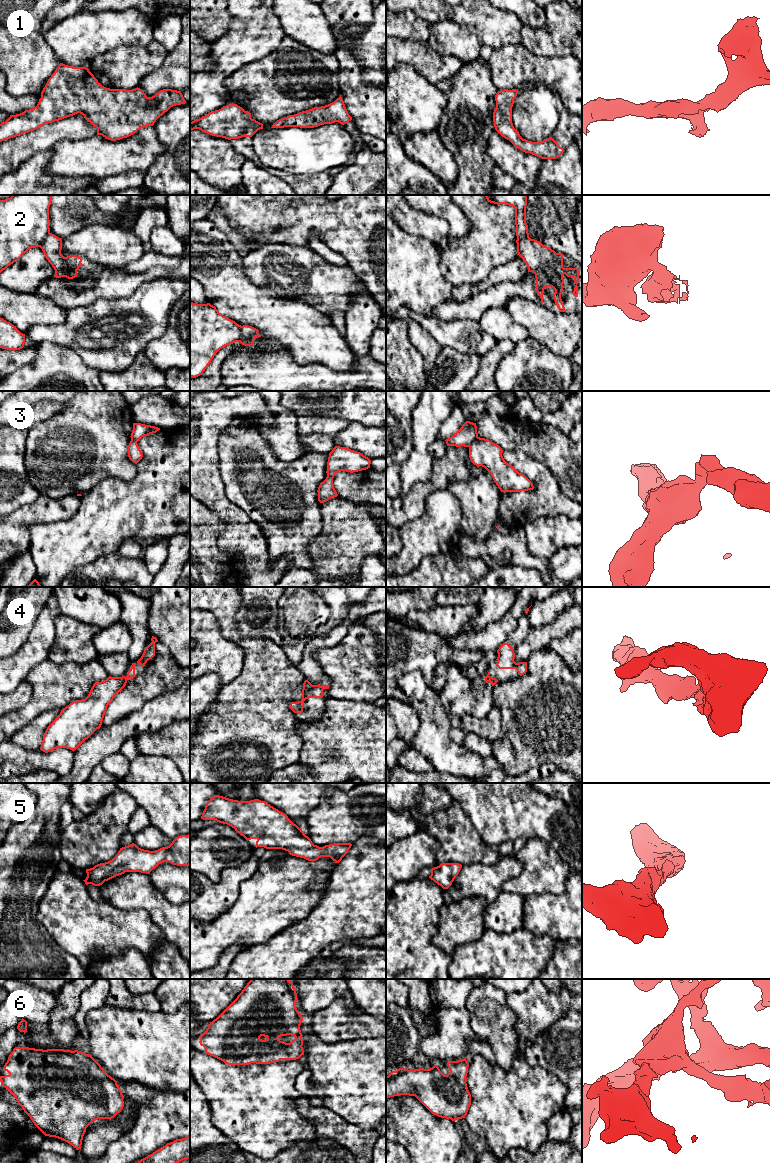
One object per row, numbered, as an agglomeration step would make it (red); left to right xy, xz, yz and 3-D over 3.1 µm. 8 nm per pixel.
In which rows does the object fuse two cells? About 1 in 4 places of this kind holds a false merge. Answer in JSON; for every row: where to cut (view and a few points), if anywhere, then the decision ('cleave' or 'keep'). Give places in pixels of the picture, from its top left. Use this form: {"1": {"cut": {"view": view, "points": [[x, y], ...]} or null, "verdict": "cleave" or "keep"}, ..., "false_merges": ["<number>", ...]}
{"1": {"cut": null, "verdict": "keep"}, "2": {"cut": {"view": "xz", "points": [[241, 326], [240, 339], [238, 341]]}, "verdict": "cleave"}, "3": {"cut": {"view": "yz", "points": [[478, 437], [468, 446]]}, "verdict": "cleave"}, "4": {"cut": null, "verdict": "keep"}, "5": {"cut": null, "verdict": "keep"}, "6": {"cut": null, "verdict": "keep"}, "false_merges": ["2", "3"]}

